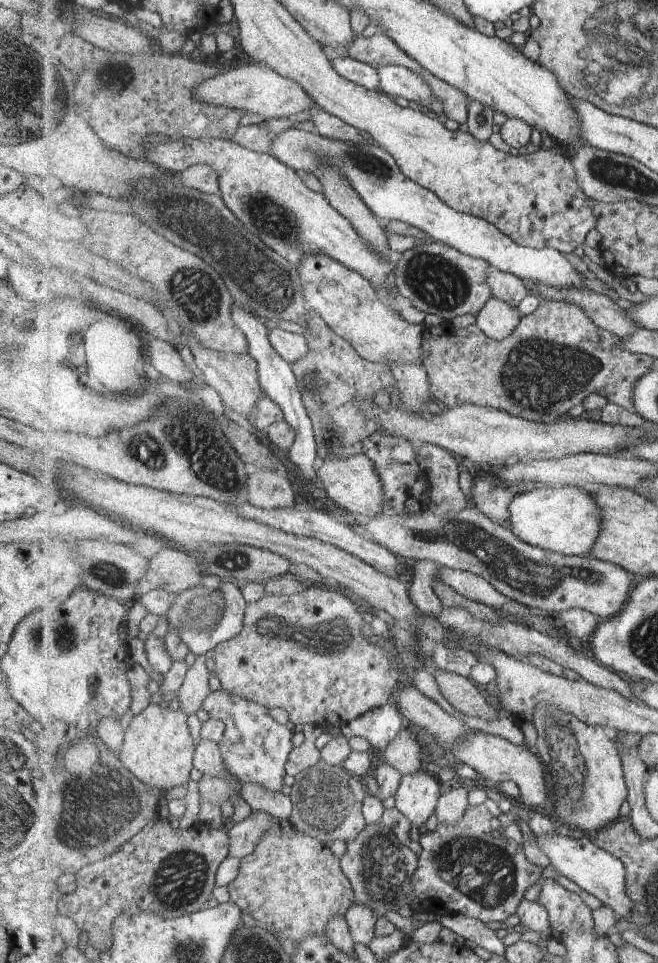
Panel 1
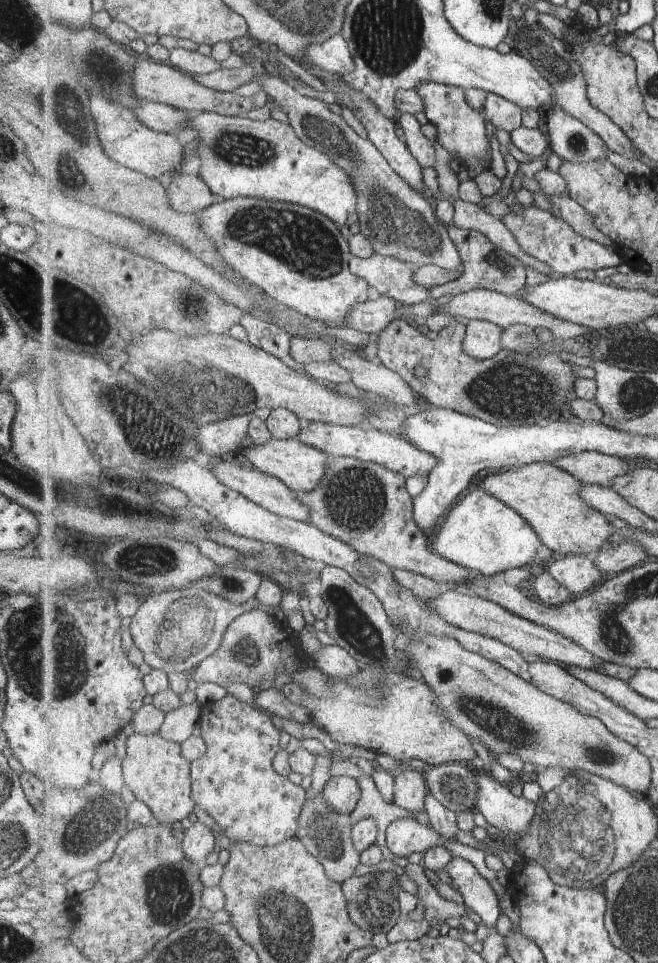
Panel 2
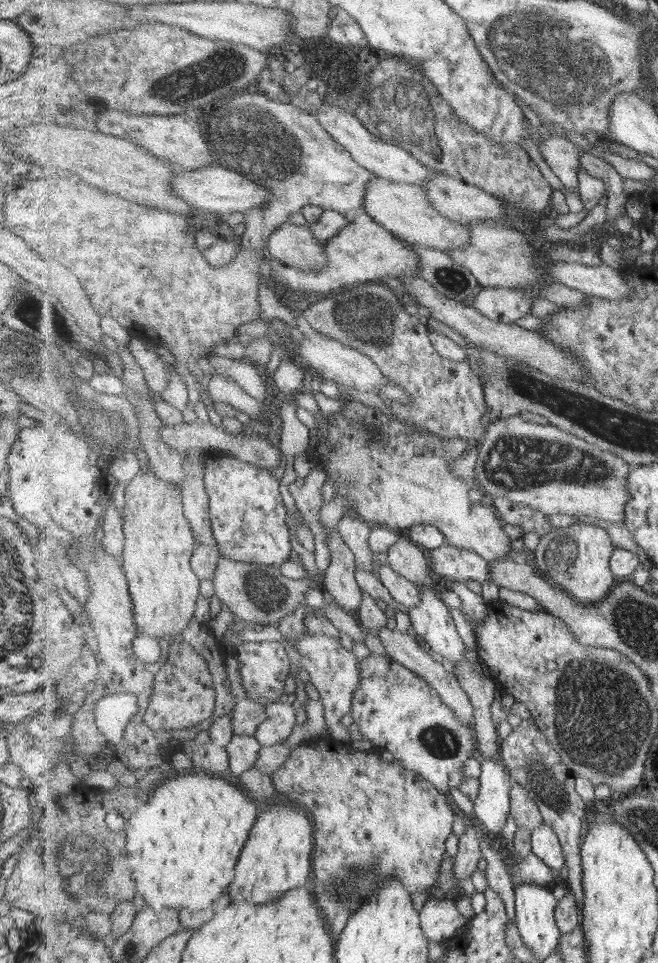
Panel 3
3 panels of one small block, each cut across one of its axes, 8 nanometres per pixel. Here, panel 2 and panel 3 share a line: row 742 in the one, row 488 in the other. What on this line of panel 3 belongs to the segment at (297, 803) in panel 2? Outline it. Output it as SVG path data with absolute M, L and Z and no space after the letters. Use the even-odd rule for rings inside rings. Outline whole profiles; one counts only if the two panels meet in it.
M214 456L205 470L205 486L210 496L210 519L221 555L256 565L281 565L296 557L288 513L279 481L266 476L258 465L235 457Z

